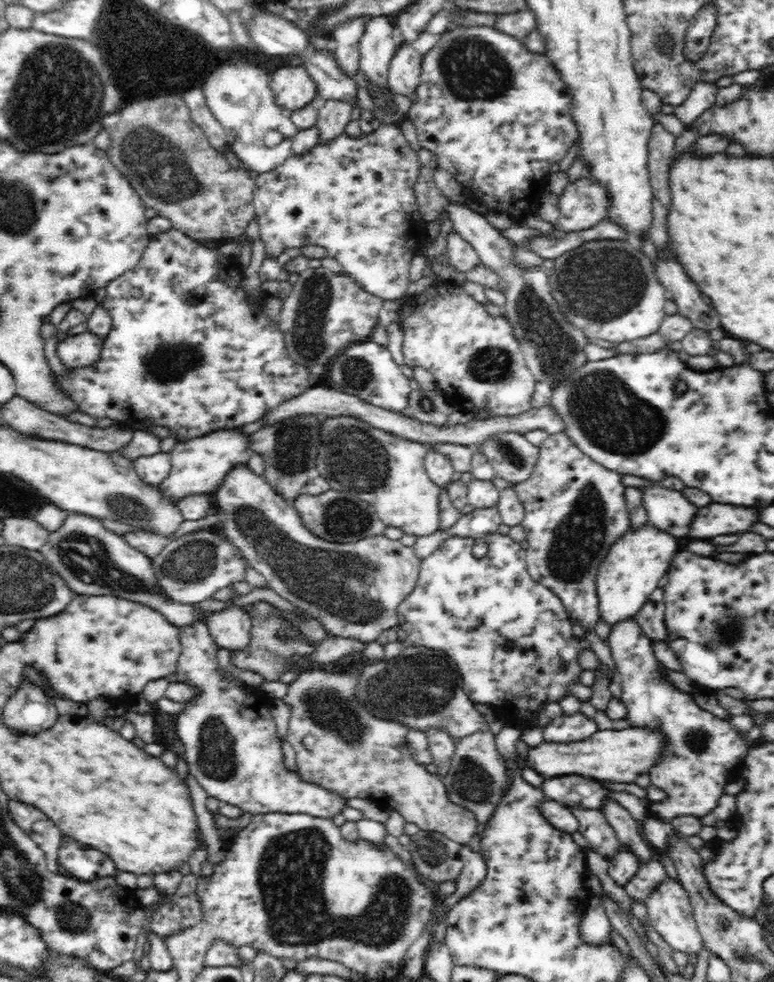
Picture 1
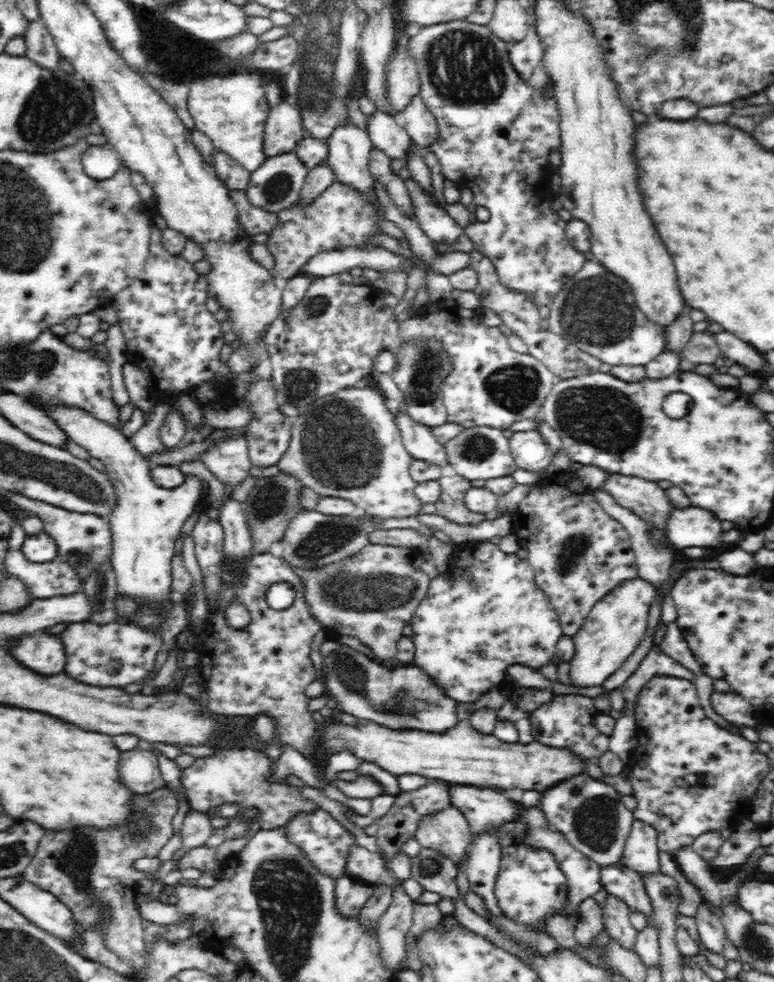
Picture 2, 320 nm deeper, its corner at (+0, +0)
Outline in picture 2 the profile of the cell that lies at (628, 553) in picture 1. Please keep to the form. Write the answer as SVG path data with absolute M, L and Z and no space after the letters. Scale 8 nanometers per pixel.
M638 576L622 581L597 601L584 620L583 628L572 637L574 654L568 660L567 684L577 688L602 686L628 660L646 632L648 609L654 596L654 585Z

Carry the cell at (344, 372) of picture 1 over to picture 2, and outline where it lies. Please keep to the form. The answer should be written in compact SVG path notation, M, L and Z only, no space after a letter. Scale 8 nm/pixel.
M398 414L396 422L402 438L404 448L413 459L426 461L443 468L447 465L447 456L443 444L436 440L431 427L416 422L410 415Z

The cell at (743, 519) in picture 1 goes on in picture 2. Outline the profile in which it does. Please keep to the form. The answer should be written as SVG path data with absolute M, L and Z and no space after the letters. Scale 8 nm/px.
M680 508L672 512L672 520L668 520L665 538L666 544L680 551L692 546L716 546L722 536L720 520L702 508Z

